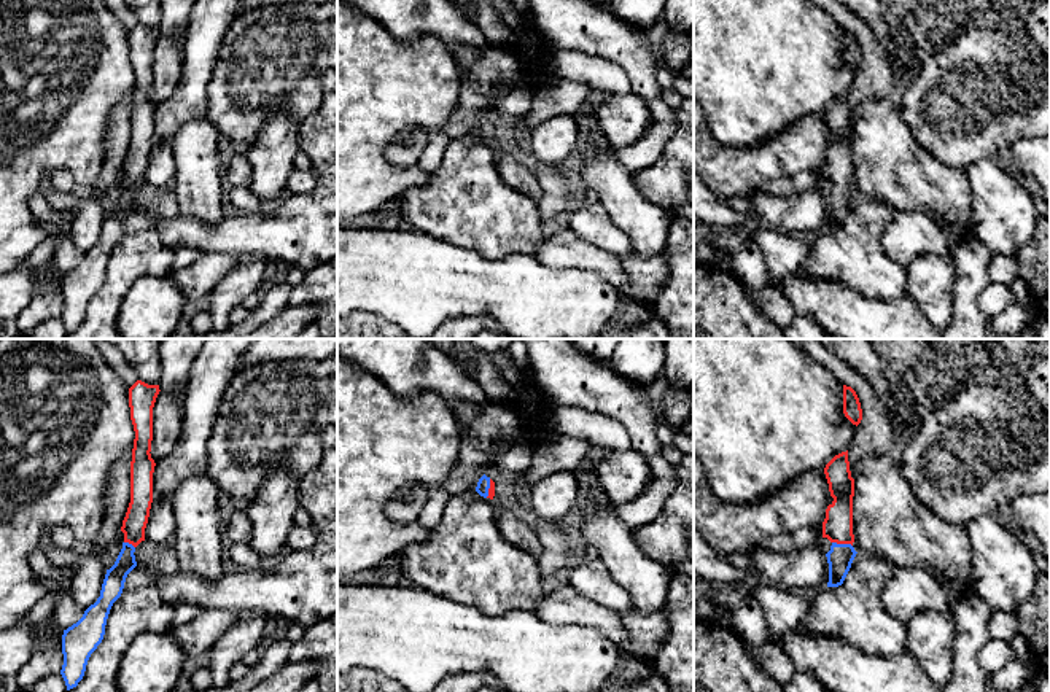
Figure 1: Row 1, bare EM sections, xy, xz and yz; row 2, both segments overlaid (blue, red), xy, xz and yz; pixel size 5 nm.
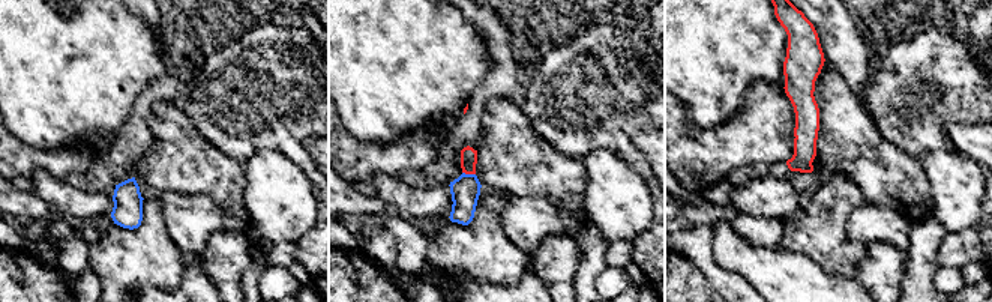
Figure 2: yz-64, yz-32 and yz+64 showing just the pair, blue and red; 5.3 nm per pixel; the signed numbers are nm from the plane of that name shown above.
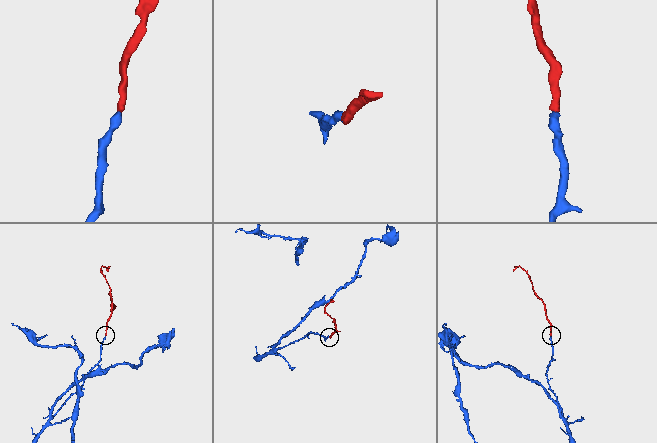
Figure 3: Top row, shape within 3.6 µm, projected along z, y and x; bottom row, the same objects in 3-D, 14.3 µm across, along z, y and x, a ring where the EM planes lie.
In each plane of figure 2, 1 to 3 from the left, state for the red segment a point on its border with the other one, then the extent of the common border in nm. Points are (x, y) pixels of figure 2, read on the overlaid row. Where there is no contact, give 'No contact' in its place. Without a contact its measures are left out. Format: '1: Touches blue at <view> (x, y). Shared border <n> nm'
1: No contact
2: Touches blue at yz-32 (468, 175). Shared border 70 nm
3: No contact

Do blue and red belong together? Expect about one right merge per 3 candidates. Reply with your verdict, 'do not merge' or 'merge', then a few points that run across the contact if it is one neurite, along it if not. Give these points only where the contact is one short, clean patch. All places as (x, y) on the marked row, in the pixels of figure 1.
merge; line yz (840, 557), (842, 544), (837, 527)

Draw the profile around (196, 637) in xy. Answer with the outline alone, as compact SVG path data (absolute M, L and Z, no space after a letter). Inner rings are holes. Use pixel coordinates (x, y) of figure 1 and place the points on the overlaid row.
M202 609L196 619L172 627L170 632L186 655L197 655L208 651L234 625L237 614L226 609Z

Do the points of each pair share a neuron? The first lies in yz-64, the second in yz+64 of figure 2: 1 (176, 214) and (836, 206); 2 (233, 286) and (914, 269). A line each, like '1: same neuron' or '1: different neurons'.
1: different neurons
2: different neurons

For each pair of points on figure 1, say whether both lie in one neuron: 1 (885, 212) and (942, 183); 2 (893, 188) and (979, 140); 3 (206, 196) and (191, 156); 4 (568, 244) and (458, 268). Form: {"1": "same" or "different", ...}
{"1": "different", "2": "different", "3": "same", "4": "different"}

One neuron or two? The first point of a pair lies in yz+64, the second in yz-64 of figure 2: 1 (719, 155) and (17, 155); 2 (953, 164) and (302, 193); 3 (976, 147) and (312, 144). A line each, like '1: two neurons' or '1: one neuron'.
1: one neuron
2: one neuron
3: one neuron

